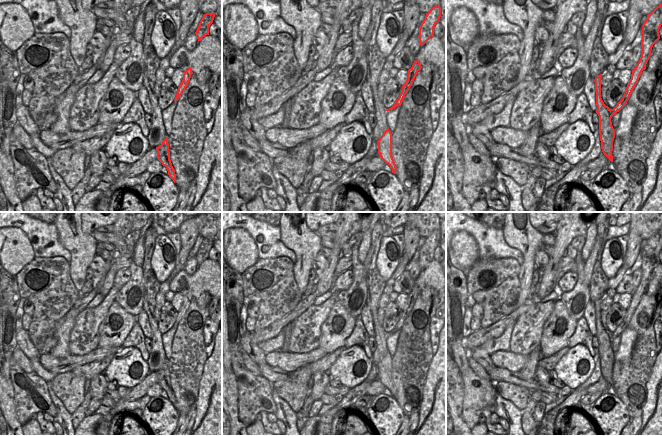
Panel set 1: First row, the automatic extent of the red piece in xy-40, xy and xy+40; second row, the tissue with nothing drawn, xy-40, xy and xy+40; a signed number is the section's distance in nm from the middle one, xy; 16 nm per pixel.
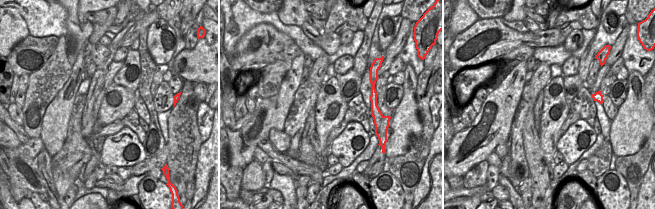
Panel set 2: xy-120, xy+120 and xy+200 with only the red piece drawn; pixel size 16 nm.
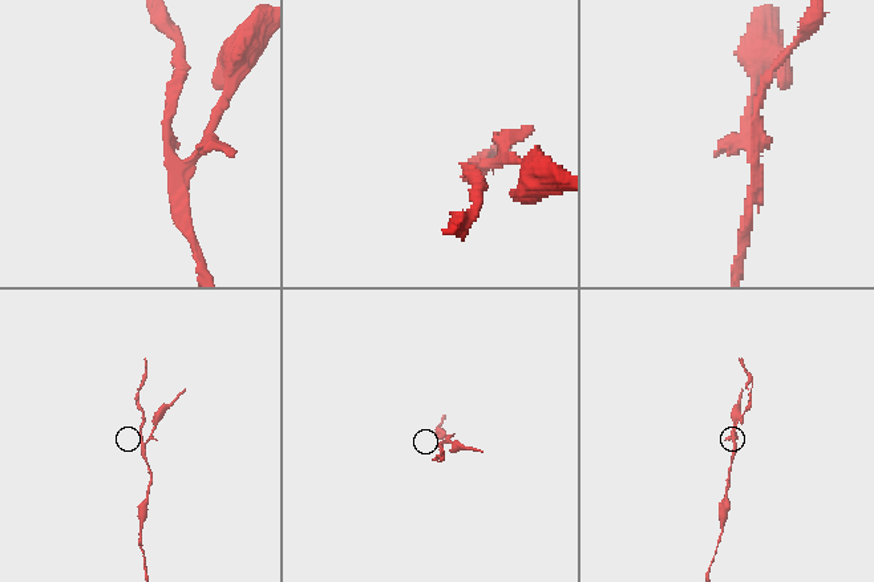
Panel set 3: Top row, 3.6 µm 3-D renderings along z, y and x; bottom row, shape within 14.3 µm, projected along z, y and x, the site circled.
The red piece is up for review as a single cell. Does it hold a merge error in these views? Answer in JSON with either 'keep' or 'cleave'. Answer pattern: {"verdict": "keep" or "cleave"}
{"verdict": "cleave"}

